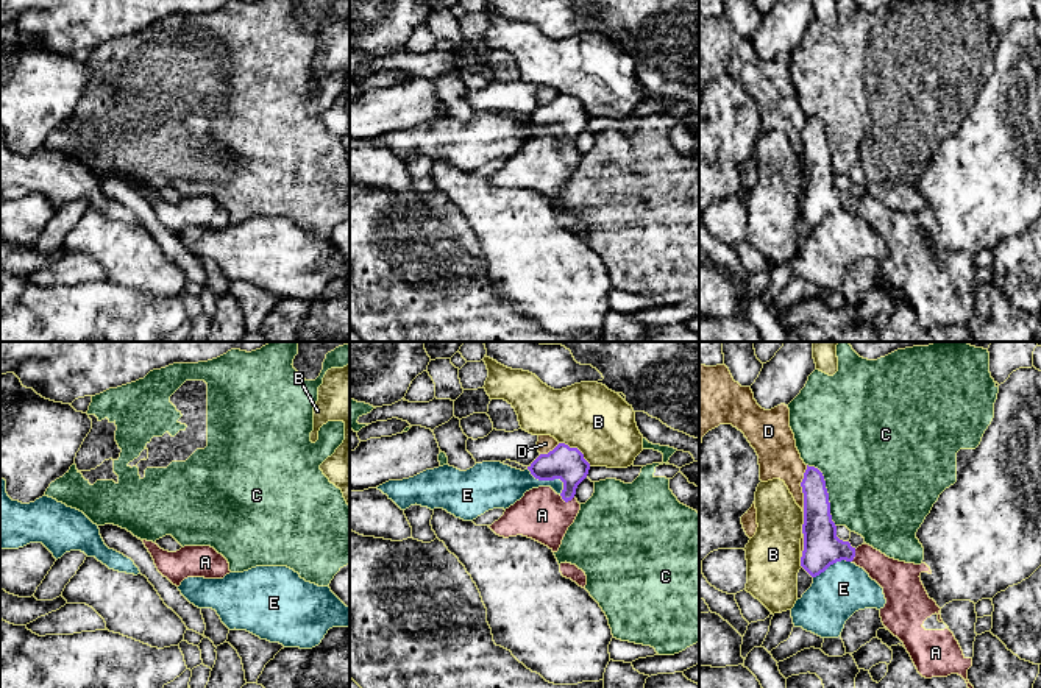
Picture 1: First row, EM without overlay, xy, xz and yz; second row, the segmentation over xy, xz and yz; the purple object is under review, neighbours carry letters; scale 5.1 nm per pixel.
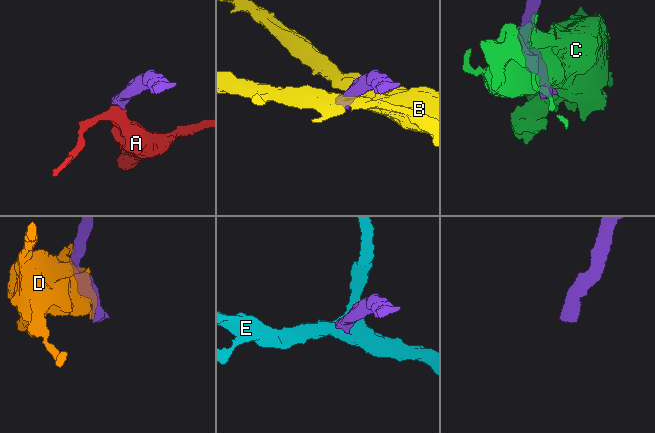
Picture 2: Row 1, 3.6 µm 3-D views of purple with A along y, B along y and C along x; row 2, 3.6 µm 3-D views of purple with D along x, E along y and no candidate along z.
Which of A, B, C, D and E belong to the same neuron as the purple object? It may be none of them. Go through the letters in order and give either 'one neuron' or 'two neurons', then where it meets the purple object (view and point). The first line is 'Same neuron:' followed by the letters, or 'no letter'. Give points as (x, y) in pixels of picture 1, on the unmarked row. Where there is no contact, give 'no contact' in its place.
Same neuron: A
A: one neuron; meets purple in xz at (567, 152)
B: two neurons; meets purple in xz at (576, 99)
C: two neurons; meets purple in yz at (827, 144)
D: two neurons; meets purple in yz at (802, 139)
E: two neurons; meets purple in xz at (550, 130)

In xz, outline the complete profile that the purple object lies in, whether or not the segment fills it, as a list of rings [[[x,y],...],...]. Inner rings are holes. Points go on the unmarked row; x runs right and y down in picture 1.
[[[559,94],[548,105],[540,105],[528,120],[538,131],[560,129],[562,144],[557,145],[551,137],[532,139],[489,178],[499,187],[523,186],[557,203],[581,161],[574,145],[590,114],[577,98]]]

